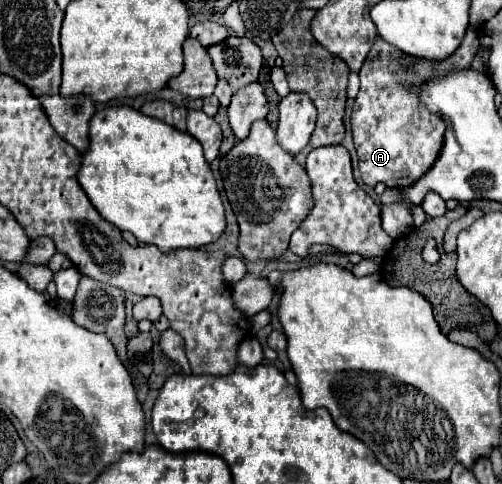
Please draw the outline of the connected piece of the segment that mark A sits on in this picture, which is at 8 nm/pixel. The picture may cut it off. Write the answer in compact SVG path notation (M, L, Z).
M378 36L360 70L360 92L352 106L350 124L362 182L372 188L378 182L388 188L408 188L416 184L432 168L442 150L446 124L440 116L420 108L416 96L398 84L396 68L400 64L420 64L420 60L402 54Z

